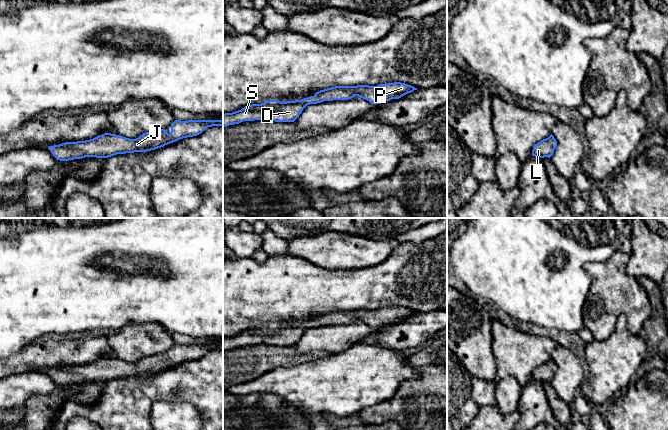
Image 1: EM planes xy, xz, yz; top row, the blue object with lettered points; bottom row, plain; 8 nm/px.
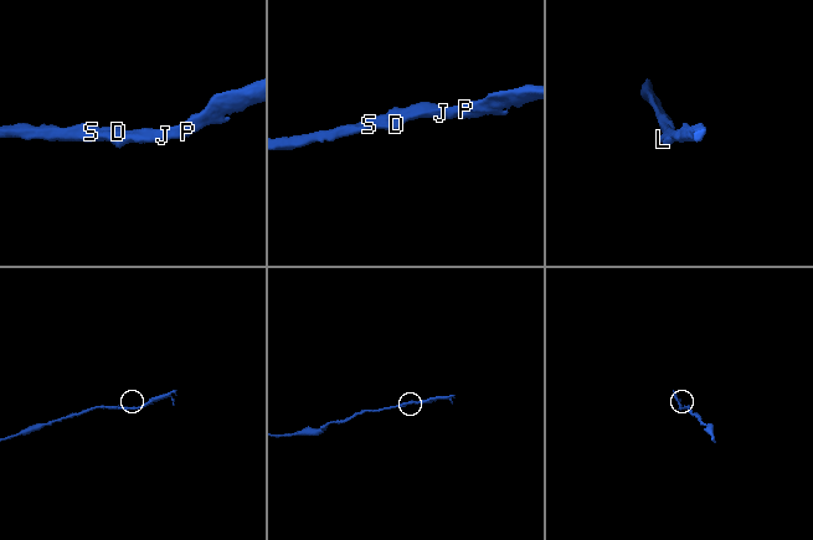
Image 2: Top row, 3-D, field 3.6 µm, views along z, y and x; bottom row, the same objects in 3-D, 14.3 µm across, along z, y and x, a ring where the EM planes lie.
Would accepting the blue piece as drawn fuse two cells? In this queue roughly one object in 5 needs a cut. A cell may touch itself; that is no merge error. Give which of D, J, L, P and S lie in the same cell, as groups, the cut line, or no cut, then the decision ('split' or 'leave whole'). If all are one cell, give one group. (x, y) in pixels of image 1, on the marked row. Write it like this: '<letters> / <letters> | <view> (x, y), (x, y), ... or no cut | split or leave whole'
D J L P S | no cut | leave whole

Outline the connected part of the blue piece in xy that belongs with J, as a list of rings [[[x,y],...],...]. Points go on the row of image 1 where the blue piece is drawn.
[[[175,120],[171,132],[156,130],[145,132],[136,139],[104,133],[93,139],[77,142],[65,142],[49,146],[53,156],[60,161],[82,159],[85,157],[108,158],[117,154],[147,152],[155,150],[180,139],[201,134],[206,128],[223,126],[222,120]]]

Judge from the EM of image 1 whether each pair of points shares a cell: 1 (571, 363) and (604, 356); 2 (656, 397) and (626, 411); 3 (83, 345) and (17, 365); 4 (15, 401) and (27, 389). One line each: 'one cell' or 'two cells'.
1: two cells
2: one cell
3: one cell
4: one cell

